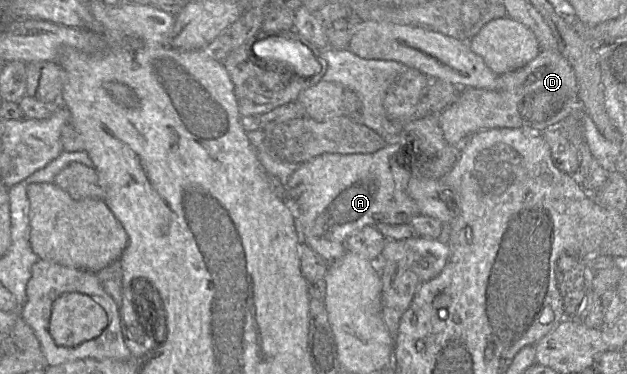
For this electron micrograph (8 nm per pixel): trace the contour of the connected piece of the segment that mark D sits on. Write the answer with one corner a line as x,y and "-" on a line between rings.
540,50
539,54
525,66
499,75
496,89
462,87
458,100
439,114
439,125
444,139
451,146
461,147
475,133
493,128
532,128
544,131
552,128
579,105
578,84
567,59
556,50

